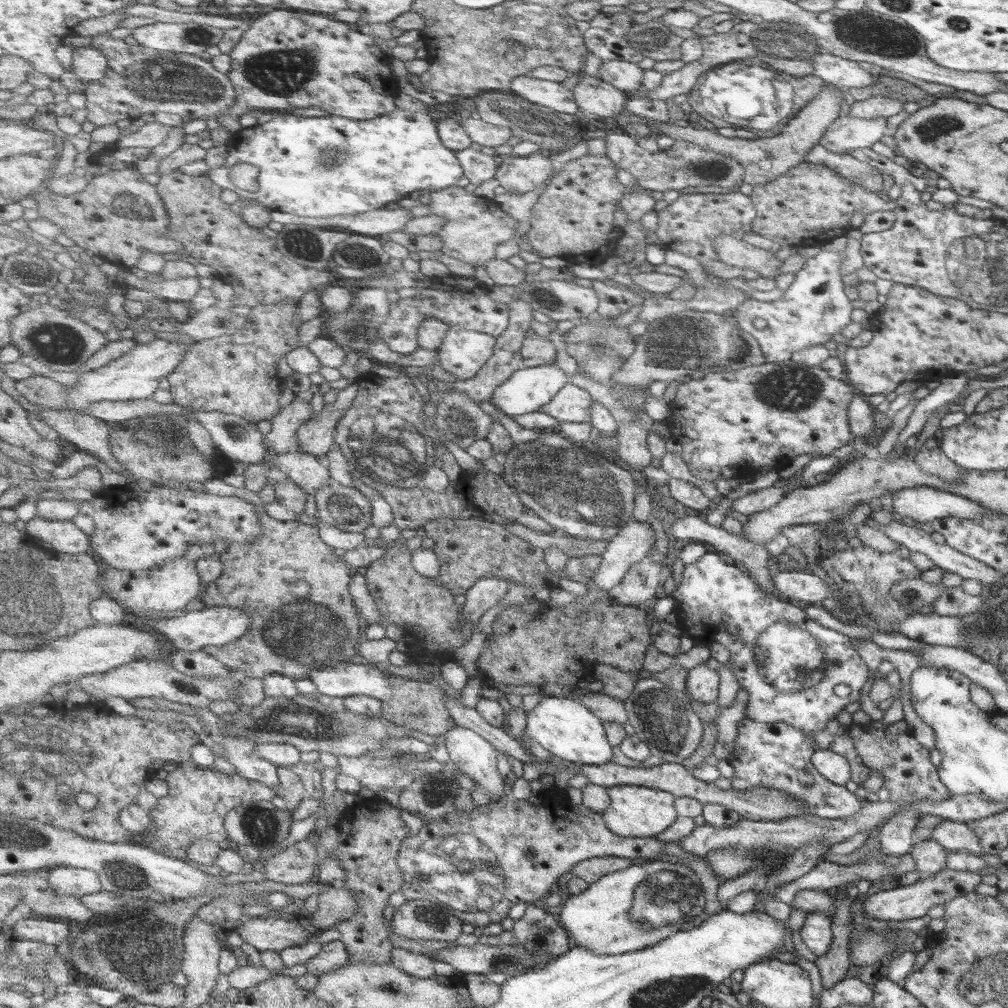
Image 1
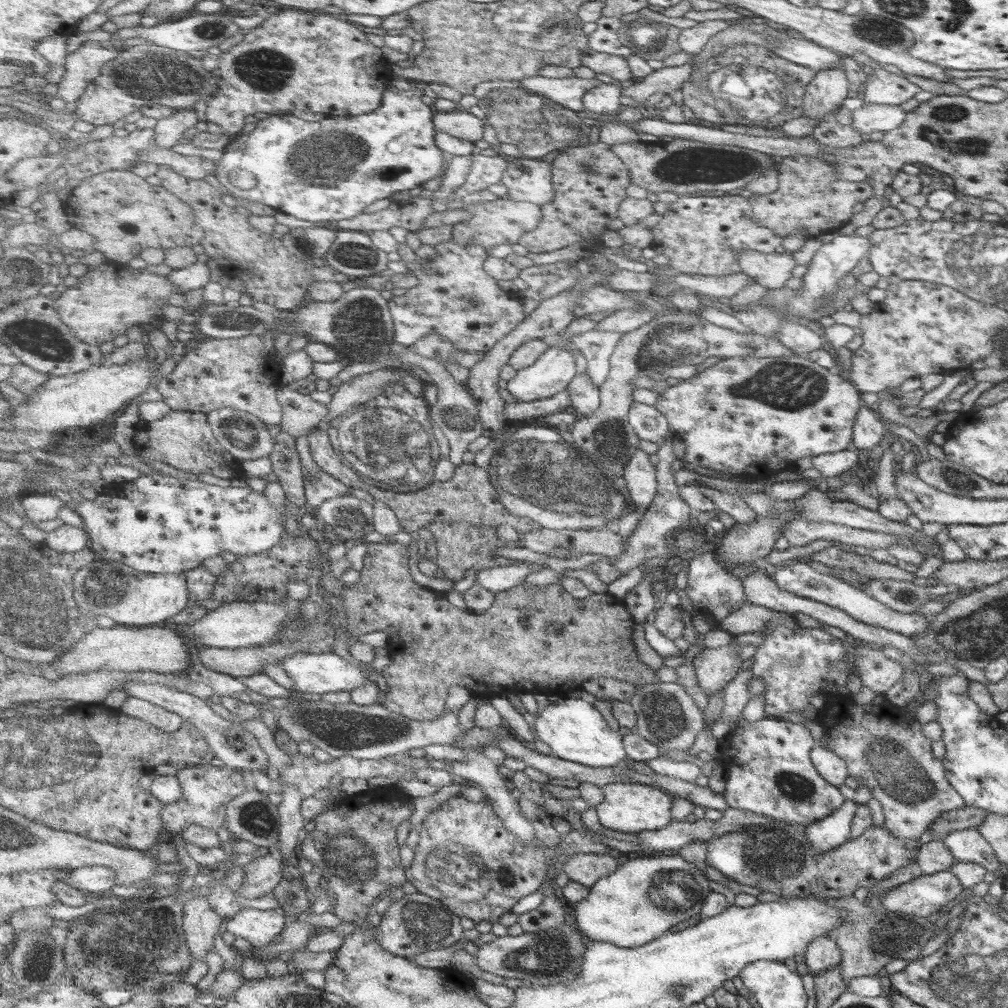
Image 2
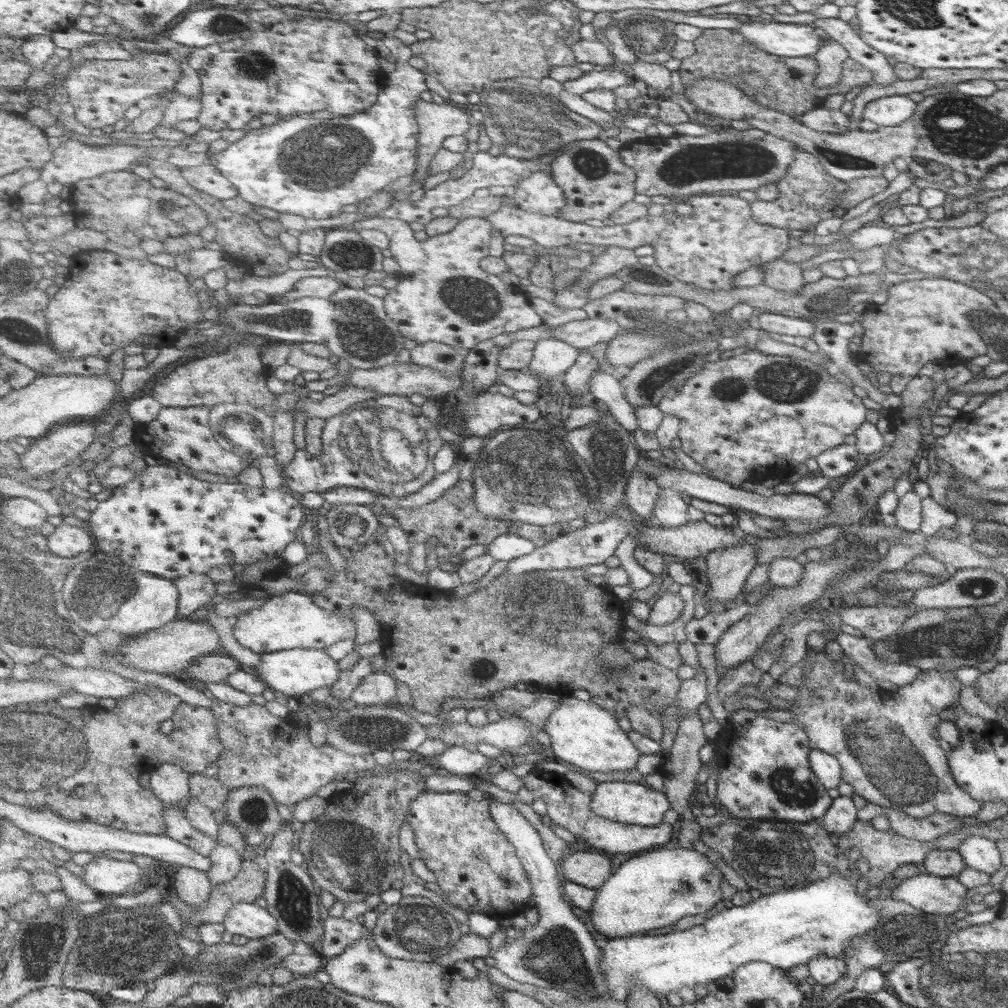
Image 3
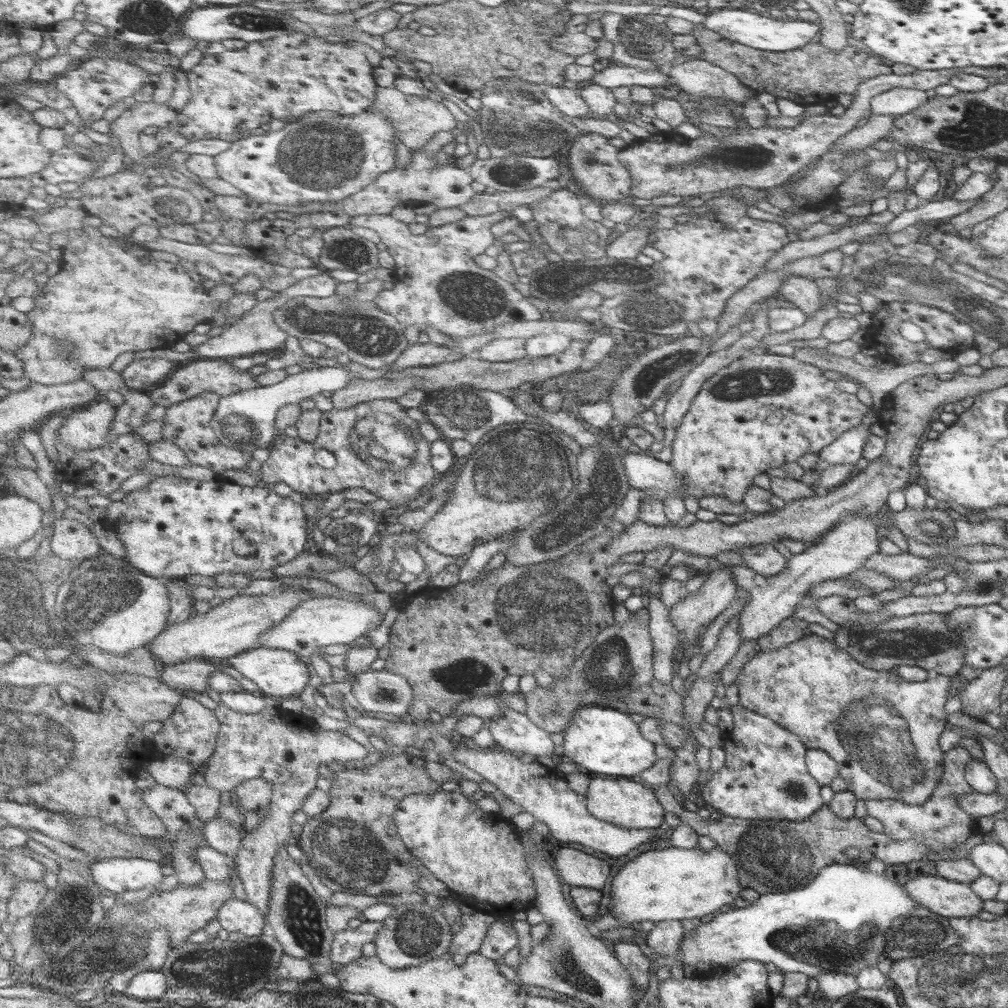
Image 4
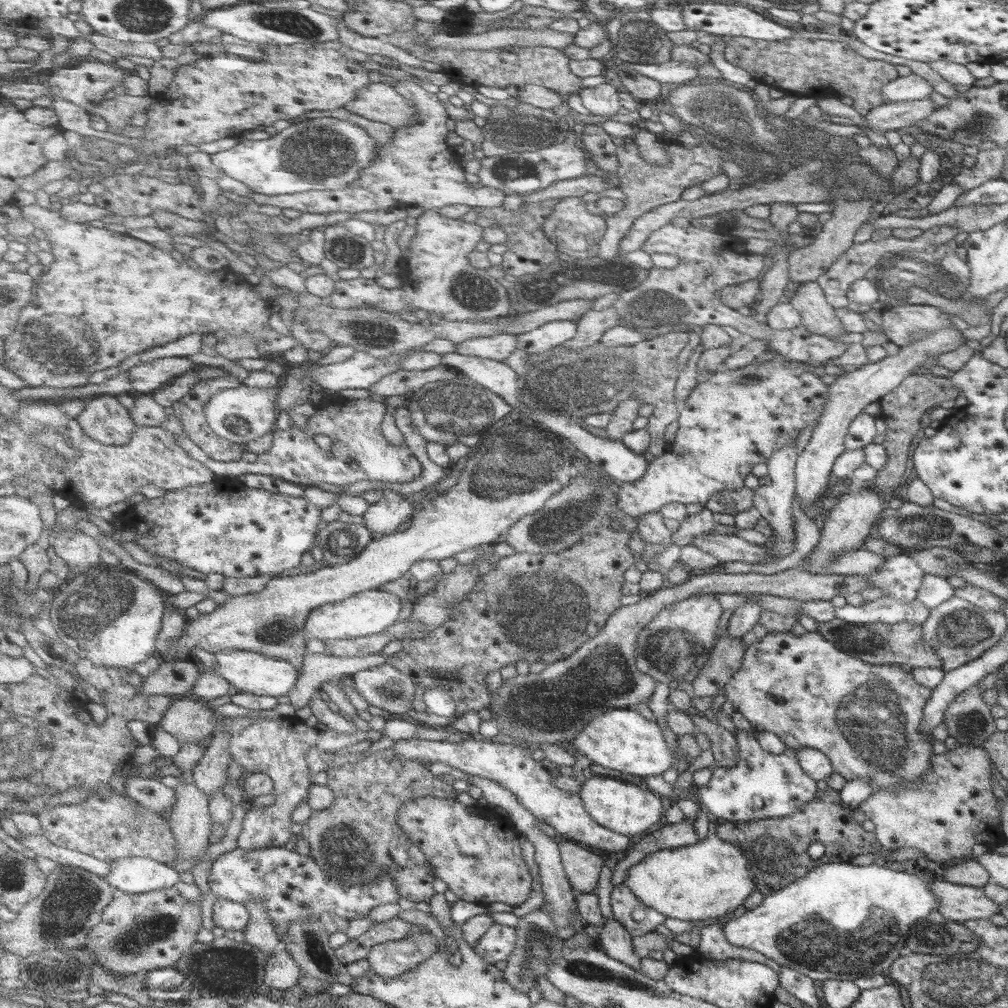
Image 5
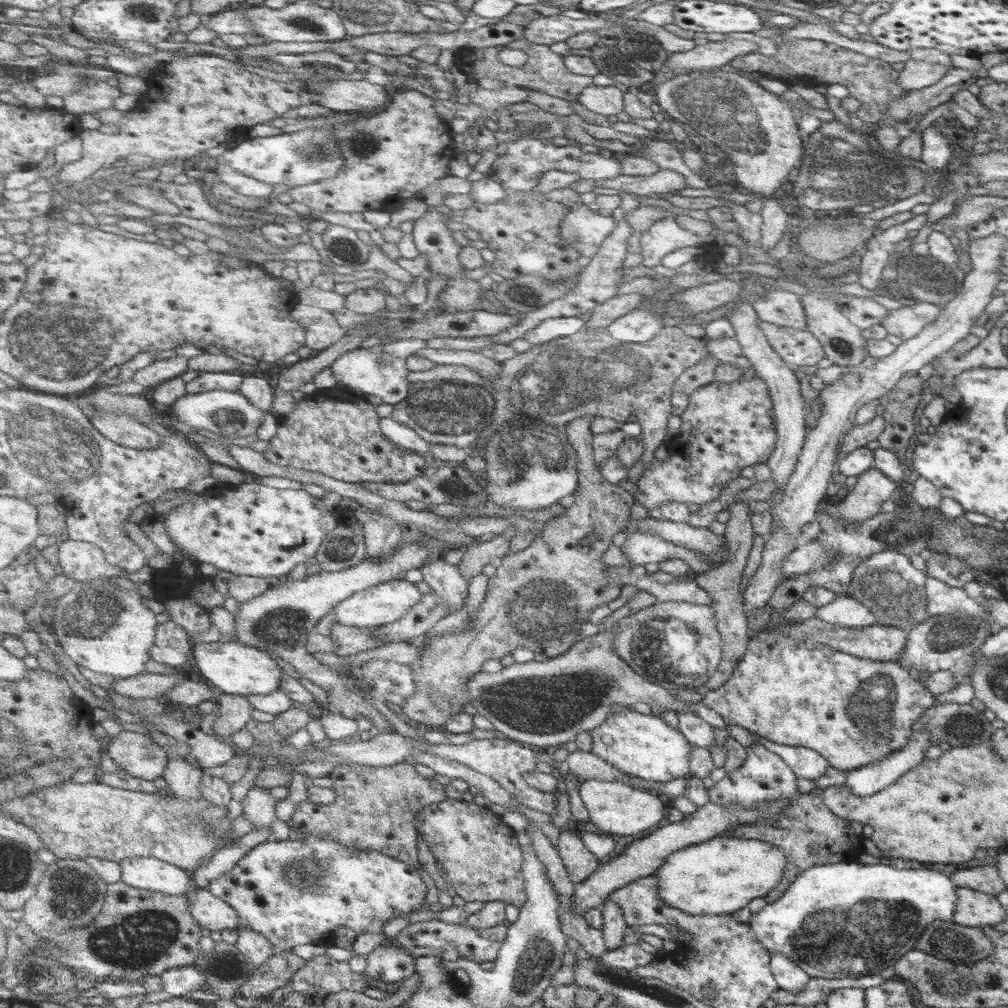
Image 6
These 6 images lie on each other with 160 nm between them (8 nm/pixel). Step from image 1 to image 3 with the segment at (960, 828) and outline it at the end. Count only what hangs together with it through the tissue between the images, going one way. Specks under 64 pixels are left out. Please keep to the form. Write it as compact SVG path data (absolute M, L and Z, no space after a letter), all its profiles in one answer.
M969 836L962 841L958 852L967 867L978 872L992 875L1003 866L996 842L982 836Z

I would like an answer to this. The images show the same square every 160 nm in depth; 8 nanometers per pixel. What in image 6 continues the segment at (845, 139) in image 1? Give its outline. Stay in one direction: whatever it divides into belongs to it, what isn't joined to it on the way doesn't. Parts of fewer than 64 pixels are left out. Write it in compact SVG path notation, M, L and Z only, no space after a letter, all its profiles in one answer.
M908 59L899 72L898 82L910 92L936 84L948 71L943 64Z

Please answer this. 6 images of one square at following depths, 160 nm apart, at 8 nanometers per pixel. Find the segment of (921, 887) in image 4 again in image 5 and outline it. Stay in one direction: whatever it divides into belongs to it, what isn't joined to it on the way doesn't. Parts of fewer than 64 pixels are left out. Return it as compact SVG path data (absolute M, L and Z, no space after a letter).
M936 879L931 881L931 890L938 895L940 914L957 923L988 920L1001 911L1000 905L995 903L983 888L960 886L958 883Z

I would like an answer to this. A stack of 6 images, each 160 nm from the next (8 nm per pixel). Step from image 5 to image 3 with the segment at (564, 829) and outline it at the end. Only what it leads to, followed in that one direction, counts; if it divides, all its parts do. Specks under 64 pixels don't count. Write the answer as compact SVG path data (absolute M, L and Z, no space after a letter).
M533 770L522 777L525 787L528 788L535 797L546 802L550 819L553 823L563 826L573 833L578 840L585 841L588 846L595 847L599 852L609 852L616 854L632 854L638 852L650 852L656 846L668 845L674 836L674 826L663 823L660 826L647 827L634 824L616 822L604 816L596 814L593 810L593 796L578 790L566 777L558 773L546 770Z

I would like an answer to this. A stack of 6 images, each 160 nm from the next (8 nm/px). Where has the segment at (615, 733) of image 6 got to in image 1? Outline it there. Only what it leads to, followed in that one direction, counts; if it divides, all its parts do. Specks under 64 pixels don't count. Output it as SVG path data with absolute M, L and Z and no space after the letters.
M545 697L528 713L527 733L552 754L579 765L600 766L612 763L614 746L607 734L606 721L599 718L588 706L573 698Z

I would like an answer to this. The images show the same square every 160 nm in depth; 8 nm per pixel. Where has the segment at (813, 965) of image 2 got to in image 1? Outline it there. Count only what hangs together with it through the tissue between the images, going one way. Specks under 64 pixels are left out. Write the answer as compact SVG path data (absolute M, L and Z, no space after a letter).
M823 912L807 914L804 926L799 932L808 949L817 957L829 953L833 944L833 927L828 914Z

